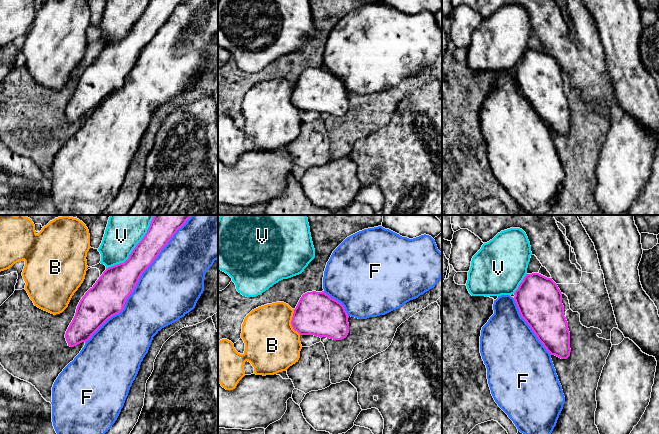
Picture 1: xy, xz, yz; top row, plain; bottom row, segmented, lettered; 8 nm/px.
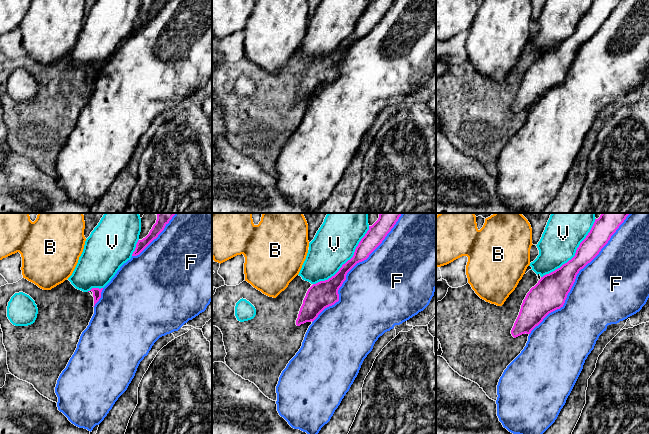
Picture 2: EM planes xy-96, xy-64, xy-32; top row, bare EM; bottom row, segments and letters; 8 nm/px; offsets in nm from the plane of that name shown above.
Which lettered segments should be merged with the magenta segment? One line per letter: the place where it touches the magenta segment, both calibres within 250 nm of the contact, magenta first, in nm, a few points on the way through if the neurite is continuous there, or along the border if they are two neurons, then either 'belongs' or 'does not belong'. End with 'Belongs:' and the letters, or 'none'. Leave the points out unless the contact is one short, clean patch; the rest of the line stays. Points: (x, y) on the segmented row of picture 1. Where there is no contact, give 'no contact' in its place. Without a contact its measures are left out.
B: contact xz (291, 322); calibres 340 and 440 nm; does not belong
F: contact xy (138, 280); calibres 280 and 480 nm; belongs
V: contact xy (135, 247); calibres 220 and 340 nm; does not belong
Belongs: F

